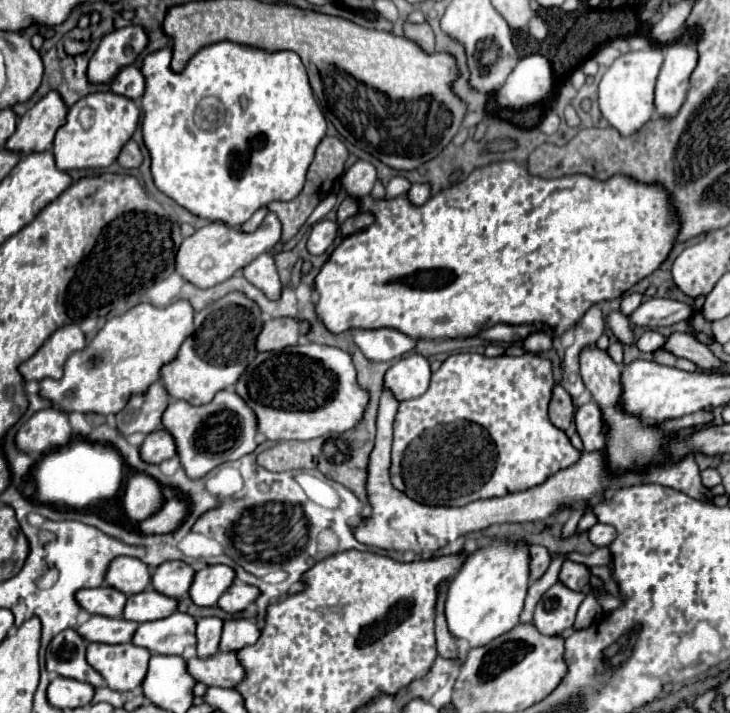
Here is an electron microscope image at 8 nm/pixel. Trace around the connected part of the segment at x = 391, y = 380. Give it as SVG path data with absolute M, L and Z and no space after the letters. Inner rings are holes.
M418 353L396 361L384 375L384 389L388 389L398 401L416 399L426 393L430 383L430 363Z

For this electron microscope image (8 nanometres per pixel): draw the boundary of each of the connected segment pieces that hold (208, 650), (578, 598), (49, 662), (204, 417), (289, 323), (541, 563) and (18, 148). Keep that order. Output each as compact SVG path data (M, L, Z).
M204 617L196 621L196 639L198 639L198 657L210 657L218 653L218 637L222 633L222 619Z
M562 583L552 585L536 605L534 625L542 635L558 635L572 627L578 605L584 601L584 593L570 591Z
M66 629L50 641L46 649L46 669L52 675L70 677L94 687L104 685L102 675L86 661L86 641L82 641L74 629Z
M232 389L218 391L210 403L200 407L180 399L170 401L162 415L162 427L174 437L182 469L192 479L200 479L214 467L252 453L258 445L254 411Z
M270 319L262 325L256 337L256 351L280 351L284 347L296 345L298 337L308 331L308 323L296 319Z
M534 543L528 545L528 553L530 553L530 581L534 583L546 573L552 559L550 559L550 551L542 545L534 545Z
M50 91L16 123L14 135L6 141L4 149L20 155L42 153L52 149L56 129L66 121L66 105L58 93Z

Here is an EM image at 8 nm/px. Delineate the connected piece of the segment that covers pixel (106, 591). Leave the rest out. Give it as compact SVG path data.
M102 585L96 589L80 589L76 593L76 603L92 615L120 617L122 605L126 605L126 595L114 587Z

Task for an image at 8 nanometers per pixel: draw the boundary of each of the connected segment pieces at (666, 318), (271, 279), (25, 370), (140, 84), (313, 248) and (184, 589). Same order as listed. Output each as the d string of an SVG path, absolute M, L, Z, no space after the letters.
M648 299L632 315L630 321L642 327L660 327L674 325L692 315L692 307L672 299Z
M262 253L258 259L254 259L250 265L246 265L242 269L242 273L254 287L264 291L266 297L278 299L282 283L278 279L276 263L274 263L274 255L272 253Z
M64 325L48 337L48 341L28 359L18 371L24 381L40 381L44 377L60 379L66 359L84 349L86 339L78 325Z
M128 65L120 69L116 79L110 83L110 89L116 95L128 97L128 99L140 99L144 93L144 75L134 65Z
M322 219L312 227L312 233L308 237L306 247L312 255L322 255L332 245L334 237L336 237L336 223Z
M166 561L152 573L152 589L174 599L182 599L188 593L194 569L184 561Z

